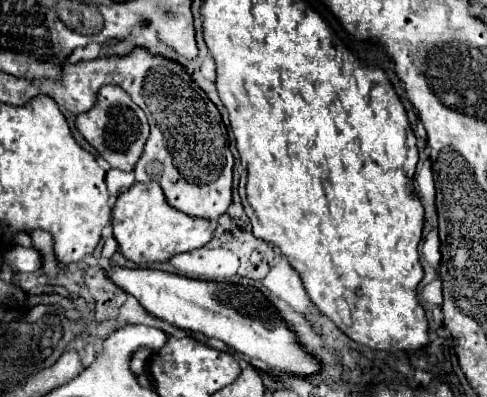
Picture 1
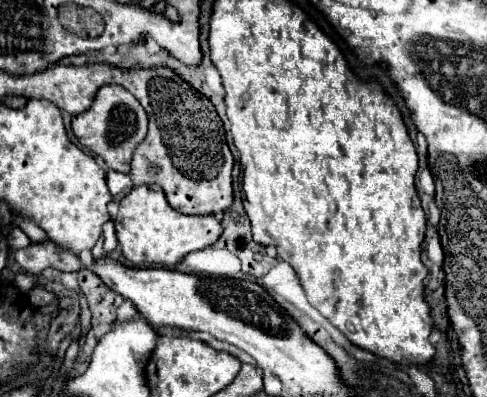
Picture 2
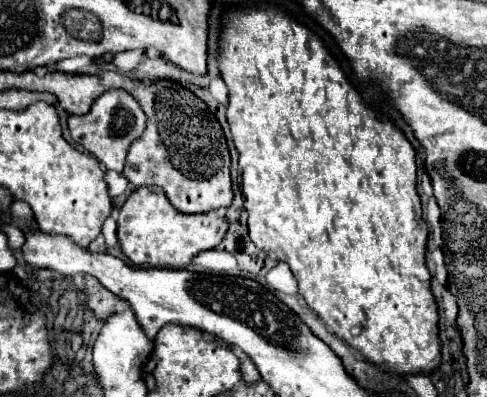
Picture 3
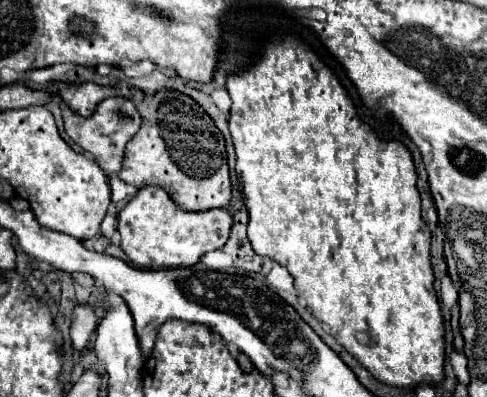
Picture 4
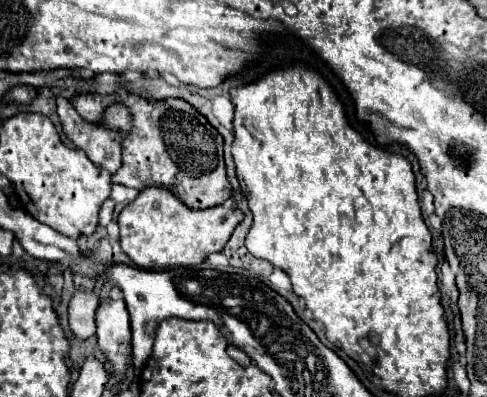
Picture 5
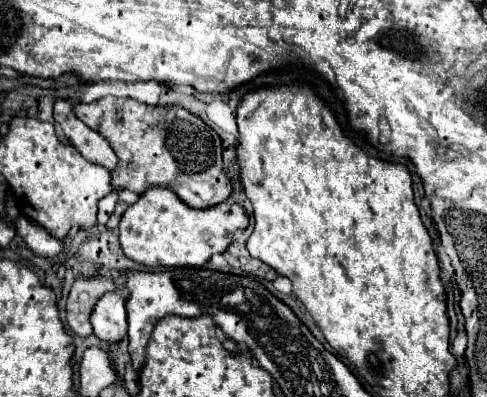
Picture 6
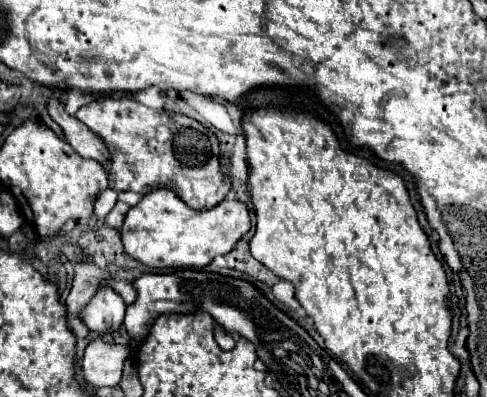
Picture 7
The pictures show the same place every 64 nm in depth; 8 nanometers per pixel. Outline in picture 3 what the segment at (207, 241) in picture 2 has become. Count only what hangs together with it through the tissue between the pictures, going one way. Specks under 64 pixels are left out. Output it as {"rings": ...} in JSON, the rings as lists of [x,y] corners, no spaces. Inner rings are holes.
{"rings":[[[142,186],[130,194],[120,208],[118,216],[118,240],[122,252],[134,266],[146,268],[184,268],[192,262],[192,256],[216,248],[228,232],[226,216],[218,212],[184,214],[172,208],[162,188]]]}

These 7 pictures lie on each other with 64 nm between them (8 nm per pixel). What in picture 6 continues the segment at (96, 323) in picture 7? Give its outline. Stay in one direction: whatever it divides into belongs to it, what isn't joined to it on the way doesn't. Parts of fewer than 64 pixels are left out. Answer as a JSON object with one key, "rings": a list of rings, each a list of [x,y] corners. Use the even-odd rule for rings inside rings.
{"rings":[[[106,292],[100,296],[98,304],[92,308],[92,328],[102,344],[116,344],[126,336],[128,318],[126,318],[126,300],[116,292]]]}

